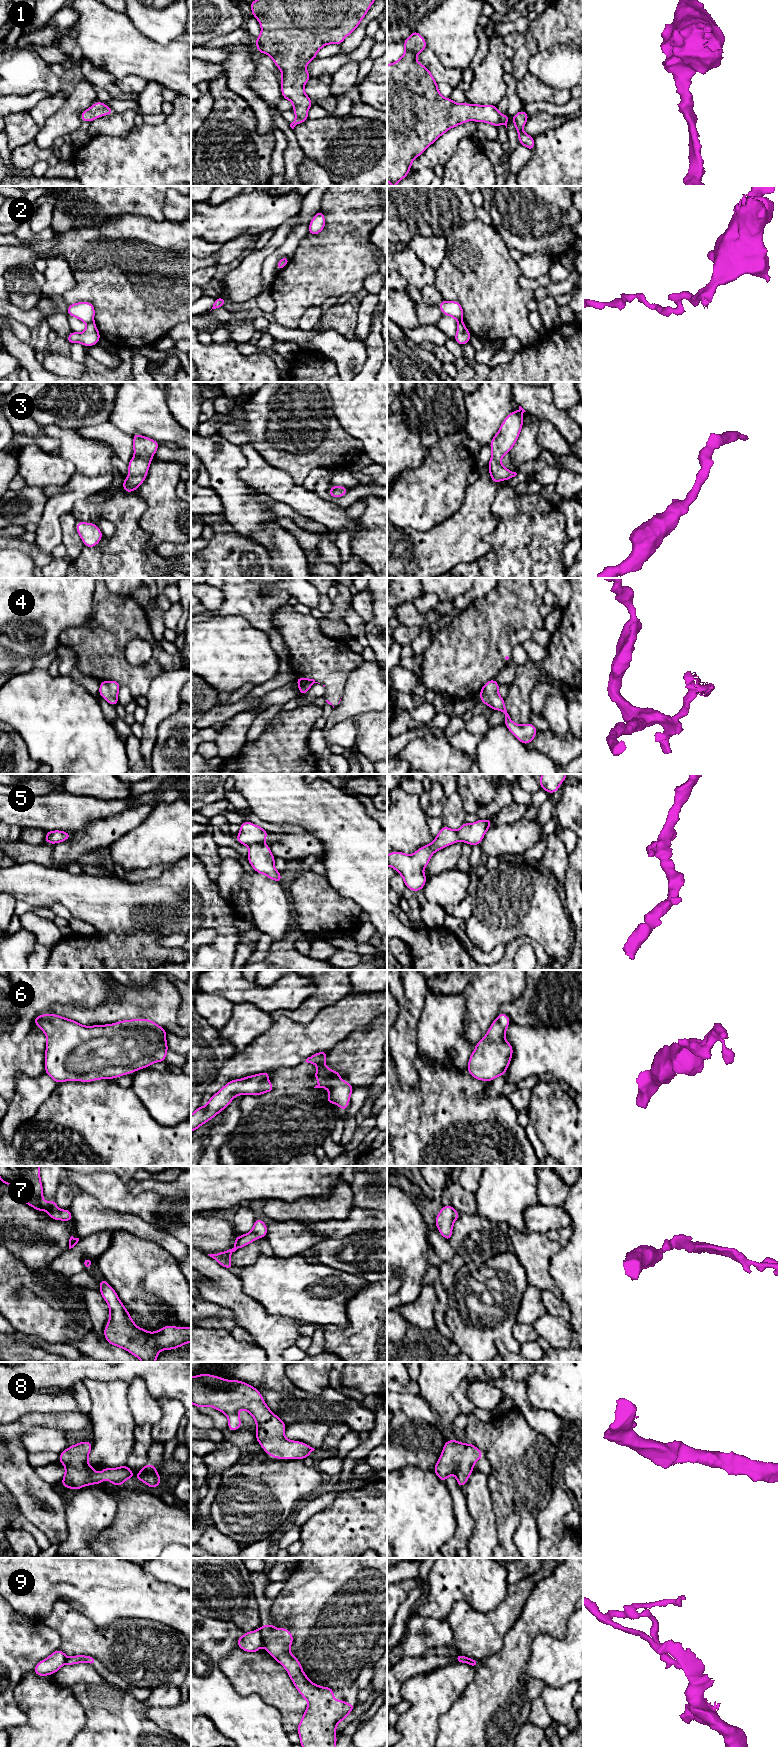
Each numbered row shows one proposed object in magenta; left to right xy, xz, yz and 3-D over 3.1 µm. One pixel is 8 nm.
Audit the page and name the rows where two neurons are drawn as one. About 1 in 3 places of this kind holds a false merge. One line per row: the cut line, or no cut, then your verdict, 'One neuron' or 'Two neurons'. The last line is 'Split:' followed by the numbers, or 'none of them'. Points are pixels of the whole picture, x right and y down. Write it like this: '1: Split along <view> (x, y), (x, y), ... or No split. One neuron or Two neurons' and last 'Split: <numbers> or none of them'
1: No split. One neuron
2: Split along xy (93, 321), (87, 324). Two neurons
3: No split. One neuron
4: Split along xy (115, 681), (119, 685). Two neurons
5: No split. One neuron
6: No split. One neuron
7: No split. One neuron
8: No split. One neuron
9: Split along xz (259, 1629), (263, 1644). Two neurons
Split: 2, 4, 9

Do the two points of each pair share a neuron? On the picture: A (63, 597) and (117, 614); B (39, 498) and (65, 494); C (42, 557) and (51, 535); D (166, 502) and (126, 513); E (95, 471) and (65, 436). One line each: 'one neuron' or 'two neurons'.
A: two neurons
B: two neurons
C: two neurons
D: two neurons
E: one neuron

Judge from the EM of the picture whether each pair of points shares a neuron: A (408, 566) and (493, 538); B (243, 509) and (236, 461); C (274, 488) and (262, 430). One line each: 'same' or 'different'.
A: different
B: same
C: different

